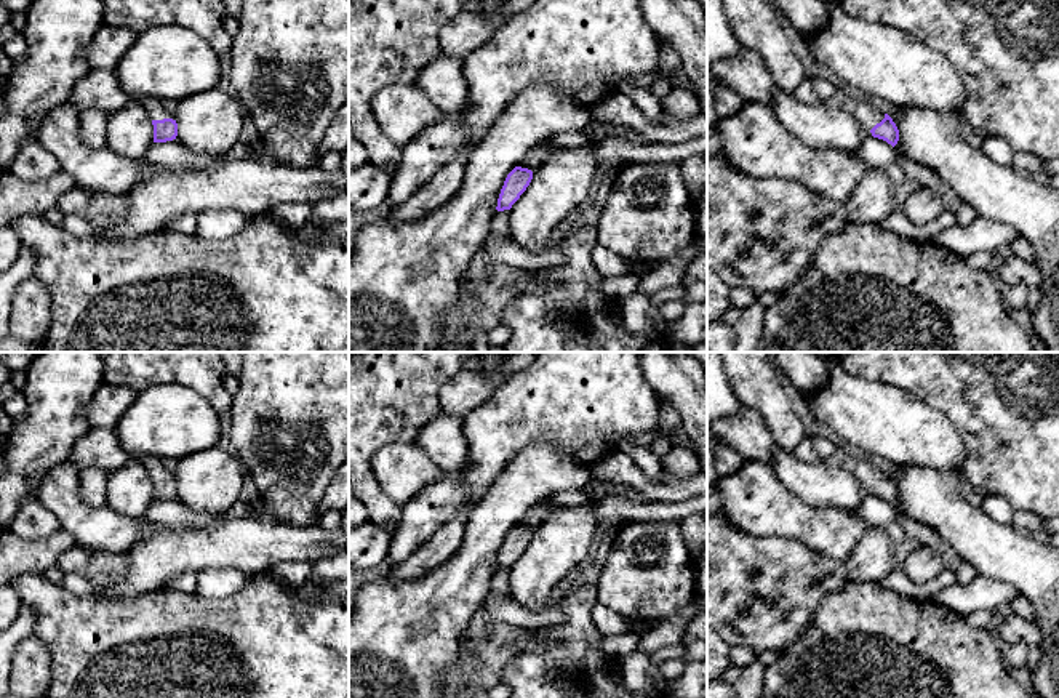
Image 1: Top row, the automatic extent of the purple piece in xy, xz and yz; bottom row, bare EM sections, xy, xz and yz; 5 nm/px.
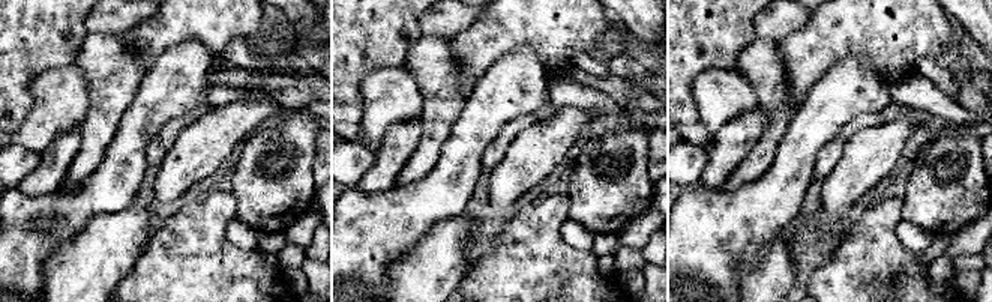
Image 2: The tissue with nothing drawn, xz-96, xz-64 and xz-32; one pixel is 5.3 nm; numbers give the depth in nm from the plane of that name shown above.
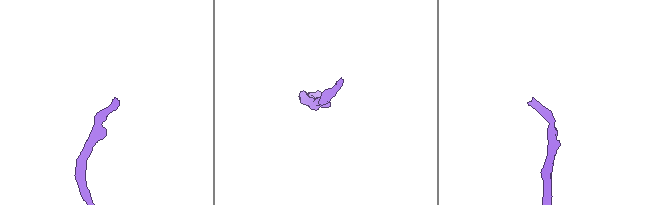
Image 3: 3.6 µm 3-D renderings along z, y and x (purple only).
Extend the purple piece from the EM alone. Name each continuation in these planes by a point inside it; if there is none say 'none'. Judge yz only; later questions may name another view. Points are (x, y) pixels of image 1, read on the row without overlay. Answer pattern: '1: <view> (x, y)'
1: yz (866, 471)

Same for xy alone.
1: xy (99, 447)

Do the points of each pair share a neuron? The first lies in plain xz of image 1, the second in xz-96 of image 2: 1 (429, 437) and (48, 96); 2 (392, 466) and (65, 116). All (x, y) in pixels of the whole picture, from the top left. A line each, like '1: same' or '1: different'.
1: different
2: same

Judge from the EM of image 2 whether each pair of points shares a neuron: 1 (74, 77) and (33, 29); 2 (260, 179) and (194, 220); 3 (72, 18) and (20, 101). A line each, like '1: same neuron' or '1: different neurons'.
1: different neurons
2: different neurons
3: same neuron

